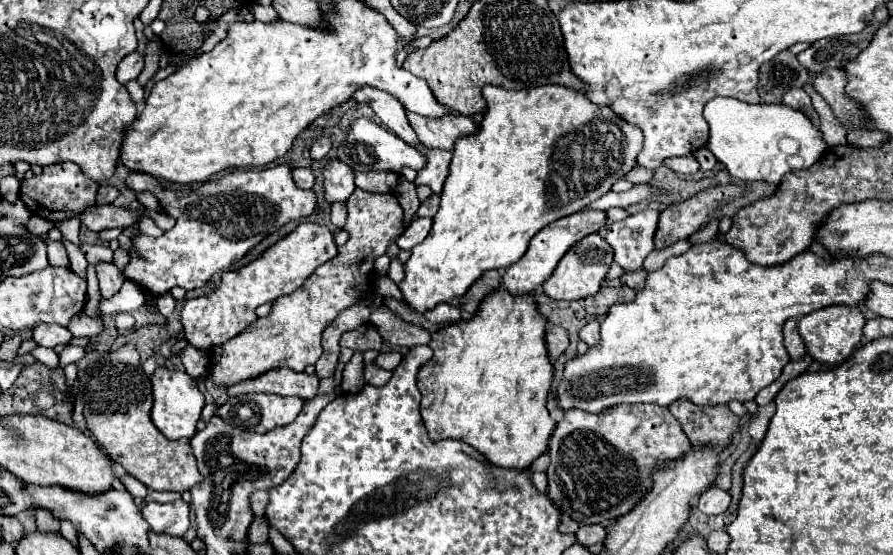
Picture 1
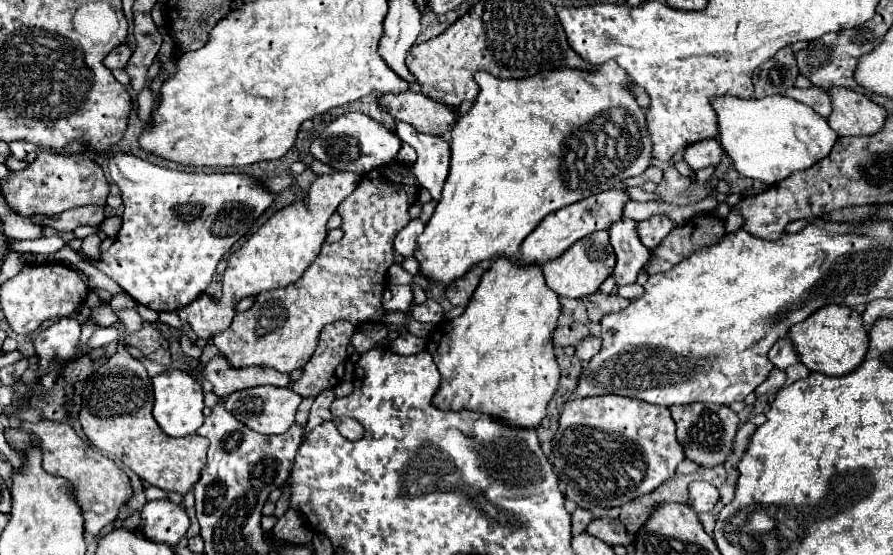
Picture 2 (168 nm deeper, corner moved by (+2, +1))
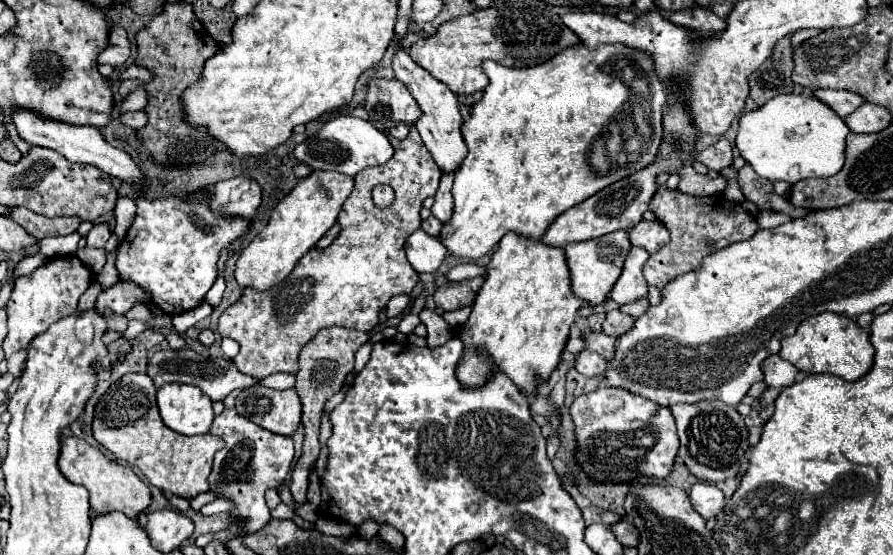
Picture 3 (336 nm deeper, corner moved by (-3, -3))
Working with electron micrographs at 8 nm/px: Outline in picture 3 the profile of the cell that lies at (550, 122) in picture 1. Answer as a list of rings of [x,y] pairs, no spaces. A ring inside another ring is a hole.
[[[577,45],[577,49],[565,49],[561,57],[553,57],[553,61],[547,61],[545,65],[537,65],[533,69],[505,69],[503,65],[497,65],[495,61],[483,61],[483,71],[489,77],[489,85],[485,87],[483,99],[473,105],[473,111],[469,119],[463,123],[463,139],[467,141],[467,157],[461,161],[459,169],[455,171],[455,183],[453,183],[453,217],[443,225],[439,233],[439,241],[445,245],[447,253],[457,257],[457,259],[467,259],[467,261],[477,261],[483,255],[487,255],[505,233],[513,231],[521,237],[539,241],[541,235],[547,231],[547,227],[553,223],[557,215],[563,211],[579,205],[581,201],[589,199],[597,191],[609,187],[613,181],[621,181],[647,165],[651,165],[657,157],[657,151],[663,141],[663,109],[667,105],[667,93],[661,81],[653,77],[653,61],[645,57],[645,53],[637,53],[637,49],[625,49],[623,45],[601,45],[601,49],[595,49],[589,53],[583,45]]]

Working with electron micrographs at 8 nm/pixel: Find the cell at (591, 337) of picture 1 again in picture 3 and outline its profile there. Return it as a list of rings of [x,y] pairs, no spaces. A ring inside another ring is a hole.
[[[583,349],[579,355],[577,355],[577,363],[575,363],[575,369],[581,373],[581,375],[587,375],[587,377],[599,377],[605,373],[607,369],[607,359],[599,353],[593,353],[589,349]]]

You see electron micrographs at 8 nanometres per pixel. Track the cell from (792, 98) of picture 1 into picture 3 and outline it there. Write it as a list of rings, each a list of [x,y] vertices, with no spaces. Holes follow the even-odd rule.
[[[813,91],[811,93],[815,99],[819,99],[821,103],[829,105],[839,117],[847,117],[849,113],[853,113],[861,103],[865,103],[859,95],[853,95],[851,91]]]

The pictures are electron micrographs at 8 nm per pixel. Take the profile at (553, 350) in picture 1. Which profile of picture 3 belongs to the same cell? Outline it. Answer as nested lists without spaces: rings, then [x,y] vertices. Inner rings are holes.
[[[585,333],[583,335],[583,341],[585,341],[585,347],[589,351],[595,351],[595,353],[601,353],[607,361],[613,359],[613,347],[615,347],[615,337],[609,337],[605,333]]]

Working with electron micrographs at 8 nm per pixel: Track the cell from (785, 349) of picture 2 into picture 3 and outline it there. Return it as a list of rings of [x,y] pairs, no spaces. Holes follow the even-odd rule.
[[[769,355],[763,361],[763,373],[765,373],[765,383],[769,387],[789,387],[795,383],[795,375],[799,373],[797,367],[793,367],[789,361],[781,359],[779,355]]]

